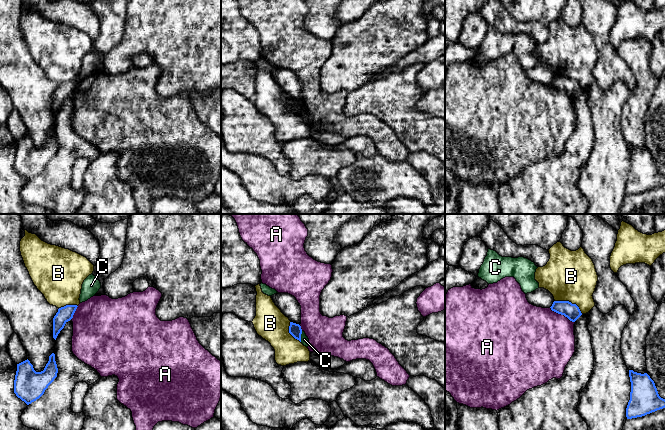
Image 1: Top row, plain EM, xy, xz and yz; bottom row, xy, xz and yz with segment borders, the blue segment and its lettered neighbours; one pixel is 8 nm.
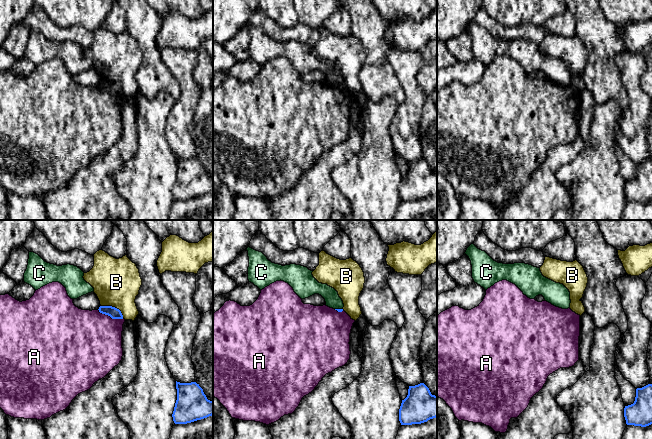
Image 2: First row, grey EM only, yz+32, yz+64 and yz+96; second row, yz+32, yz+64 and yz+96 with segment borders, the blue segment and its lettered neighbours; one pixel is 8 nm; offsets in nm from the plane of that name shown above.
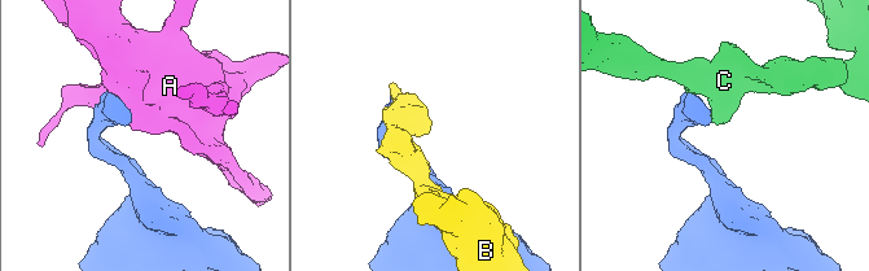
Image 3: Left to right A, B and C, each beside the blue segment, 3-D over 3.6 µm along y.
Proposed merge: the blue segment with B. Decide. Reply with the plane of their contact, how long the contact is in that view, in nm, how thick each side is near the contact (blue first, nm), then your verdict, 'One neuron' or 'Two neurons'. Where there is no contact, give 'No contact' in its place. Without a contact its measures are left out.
Touches blue in yz. Shared border 240 nm. Thickness 120 nm (blue) against 400 nm. Two neurons

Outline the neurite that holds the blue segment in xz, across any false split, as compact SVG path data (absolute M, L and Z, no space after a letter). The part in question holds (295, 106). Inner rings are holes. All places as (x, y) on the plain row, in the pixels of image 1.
M290 98L289 102L289 109L297 116L301 118L301 110L302 110L302 105L299 100Z

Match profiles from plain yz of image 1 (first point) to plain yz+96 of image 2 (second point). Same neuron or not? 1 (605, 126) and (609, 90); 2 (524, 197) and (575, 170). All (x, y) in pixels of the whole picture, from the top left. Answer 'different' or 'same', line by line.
1: different
2: different

